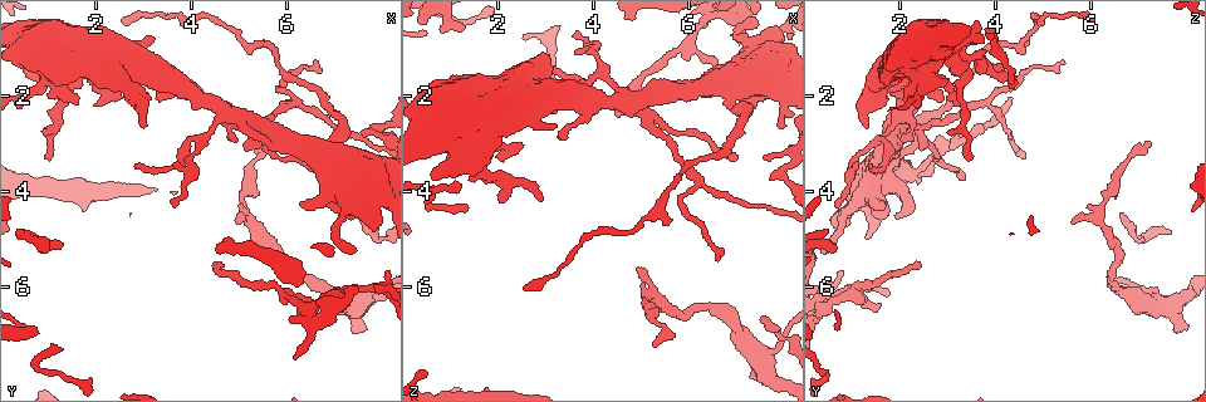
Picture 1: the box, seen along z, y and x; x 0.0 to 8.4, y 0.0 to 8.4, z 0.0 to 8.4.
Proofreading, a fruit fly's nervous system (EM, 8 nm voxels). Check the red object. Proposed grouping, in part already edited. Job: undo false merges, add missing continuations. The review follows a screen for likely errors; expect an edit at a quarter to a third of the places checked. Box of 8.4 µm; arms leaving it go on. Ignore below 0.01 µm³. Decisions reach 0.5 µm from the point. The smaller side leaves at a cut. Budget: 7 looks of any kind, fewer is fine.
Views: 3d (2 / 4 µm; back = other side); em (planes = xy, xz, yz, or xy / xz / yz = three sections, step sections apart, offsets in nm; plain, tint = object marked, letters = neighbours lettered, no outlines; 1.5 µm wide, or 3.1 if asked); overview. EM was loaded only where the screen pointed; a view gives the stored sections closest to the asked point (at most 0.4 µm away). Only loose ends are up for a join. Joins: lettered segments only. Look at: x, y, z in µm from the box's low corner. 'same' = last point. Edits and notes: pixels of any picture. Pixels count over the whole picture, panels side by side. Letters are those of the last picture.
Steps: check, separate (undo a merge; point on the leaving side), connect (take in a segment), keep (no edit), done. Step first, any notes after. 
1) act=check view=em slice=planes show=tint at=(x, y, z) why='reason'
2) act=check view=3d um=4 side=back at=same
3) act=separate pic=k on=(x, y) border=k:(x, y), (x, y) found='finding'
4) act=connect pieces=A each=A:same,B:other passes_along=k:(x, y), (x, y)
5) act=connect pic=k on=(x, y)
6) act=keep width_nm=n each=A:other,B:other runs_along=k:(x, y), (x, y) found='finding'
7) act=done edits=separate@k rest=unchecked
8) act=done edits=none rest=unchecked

act=check view=3d um=4 at=(2.80, 3.45, 1.30) why='tapers out'

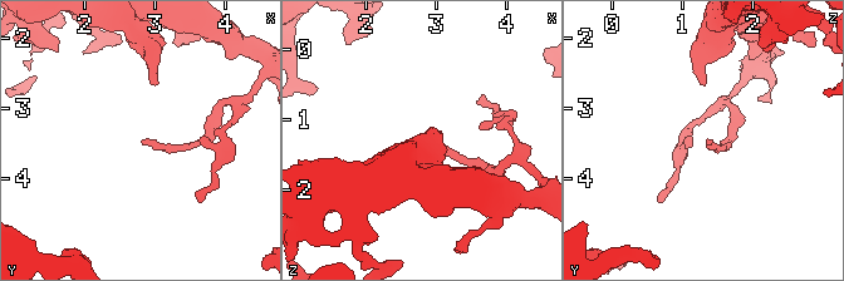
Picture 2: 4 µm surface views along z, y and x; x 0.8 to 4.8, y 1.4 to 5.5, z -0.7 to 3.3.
act=check view=em slice=planes show=letters at=(2.85, 3.45, 1.35) why='need the tissue'

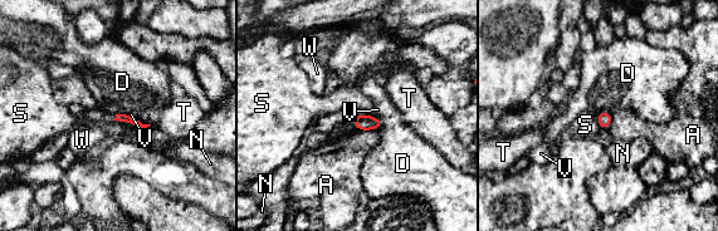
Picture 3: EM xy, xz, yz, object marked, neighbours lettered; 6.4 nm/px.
act=keep each=A:other,D:other,N:other,S:other,T:other,V:other,W:other border=3:(113, 119), (138, 127), (151, 124) found='none of them fits'

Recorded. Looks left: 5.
act=check view=3d um=4 at=(7.05, 4.65, 0.75) why='sharp bend'

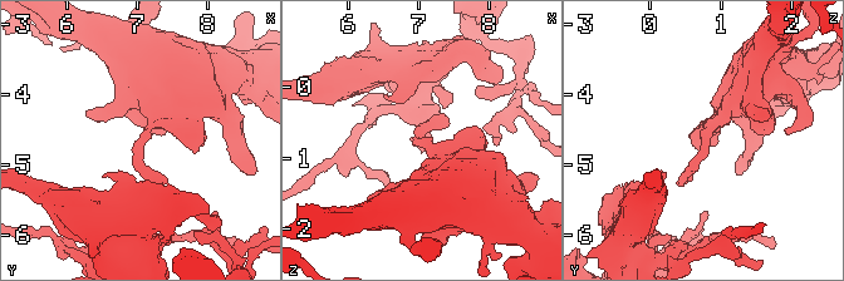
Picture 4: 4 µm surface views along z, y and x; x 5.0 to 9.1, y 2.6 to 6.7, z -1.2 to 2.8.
act=check view=em slice=xz step=8 show=letters at=(7.05, 4.60, 0.80)

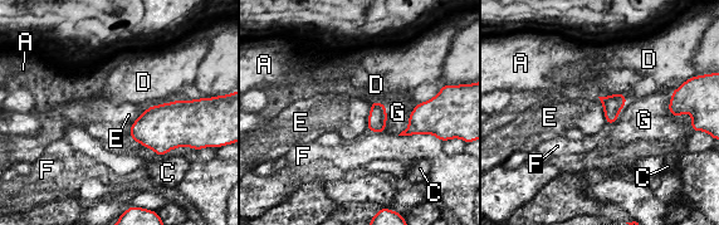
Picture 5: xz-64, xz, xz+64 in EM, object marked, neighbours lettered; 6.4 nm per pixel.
act=check view=em slice=planes show=letters at=same

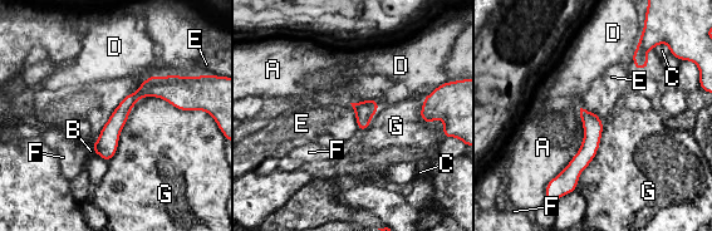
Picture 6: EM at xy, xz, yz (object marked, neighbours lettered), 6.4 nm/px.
act=keep each=A:other,B:other,C:other,D:other,E:other,F:other,G:other runs_along=6:(186, 103), (143, 91), (96, 148) found='one cell here'

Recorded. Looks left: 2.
act=done edits=none rest=unchecked

